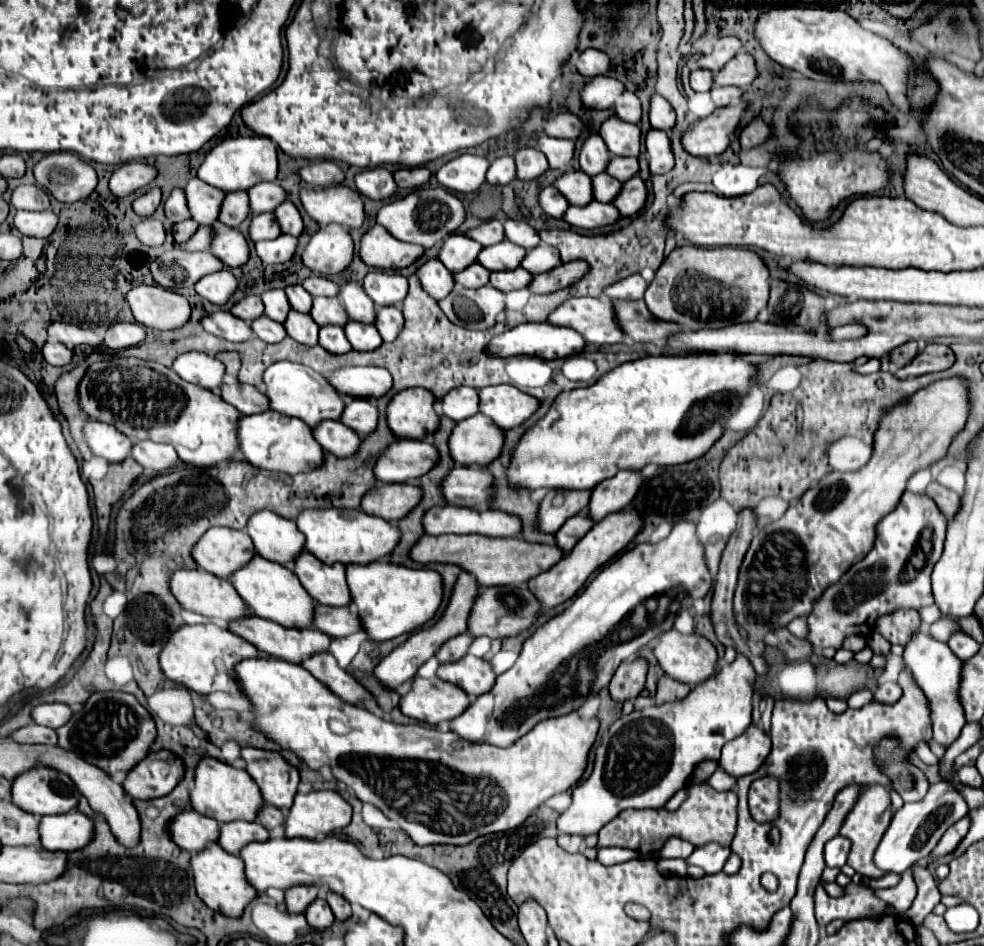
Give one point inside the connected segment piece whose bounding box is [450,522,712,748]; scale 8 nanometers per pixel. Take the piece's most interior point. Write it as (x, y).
(637, 597)

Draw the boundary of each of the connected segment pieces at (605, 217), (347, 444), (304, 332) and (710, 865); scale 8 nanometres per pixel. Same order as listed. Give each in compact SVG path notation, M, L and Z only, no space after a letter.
M594 200L590 202L590 206L584 206L584 208L570 206L564 214L564 220L576 228L594 230L594 228L616 224L620 220L620 214L614 204L602 204Z
M322 422L314 428L316 442L330 454L338 454L338 458L354 456L360 448L360 436L344 426L342 422Z
M290 310L284 328L288 332L290 338L294 338L296 342L304 344L304 346L316 346L318 344L318 324L308 316L308 314L300 314L296 310Z
M706 844L692 852L688 864L700 866L706 874L718 874L724 862L728 860L728 856L730 856L730 848L724 848L720 844Z

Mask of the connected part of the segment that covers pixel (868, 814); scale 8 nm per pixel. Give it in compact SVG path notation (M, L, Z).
M868 786L858 802L854 804L852 812L846 816L846 822L840 830L842 836L850 838L852 840L852 850L850 850L850 856L848 856L848 866L852 866L858 874L862 876L868 876L868 878L880 878L884 876L886 872L878 870L872 856L876 852L876 846L878 842L882 840L882 834L886 832L886 826L890 826L890 818L894 816L894 810L892 810L892 804L890 804L890 788L888 786Z

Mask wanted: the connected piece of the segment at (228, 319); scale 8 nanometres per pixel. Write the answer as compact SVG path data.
M224 310L206 314L202 318L202 326L206 332L210 332L218 338L230 340L230 342L246 342L252 338L252 328L244 320L236 318L230 312L224 312Z

